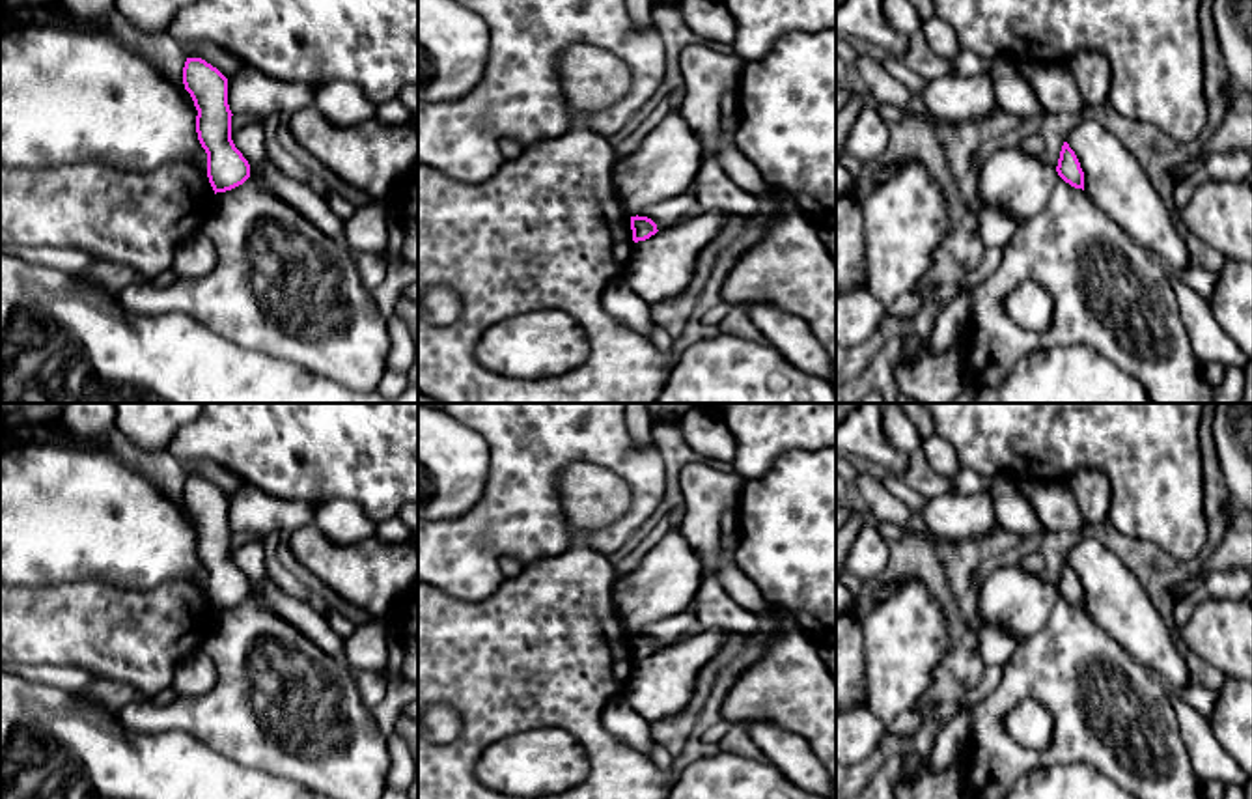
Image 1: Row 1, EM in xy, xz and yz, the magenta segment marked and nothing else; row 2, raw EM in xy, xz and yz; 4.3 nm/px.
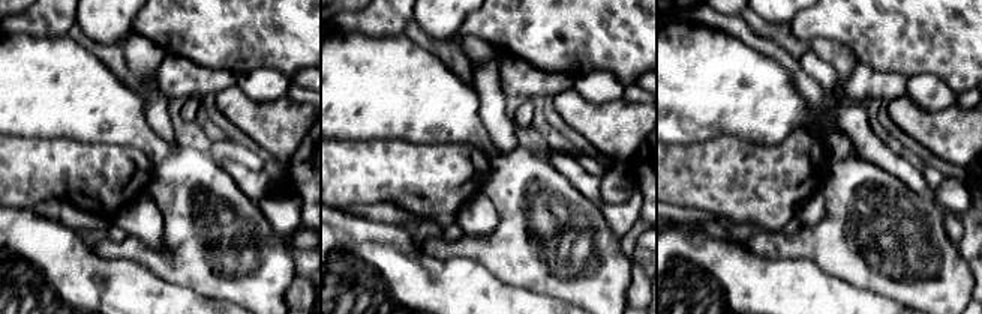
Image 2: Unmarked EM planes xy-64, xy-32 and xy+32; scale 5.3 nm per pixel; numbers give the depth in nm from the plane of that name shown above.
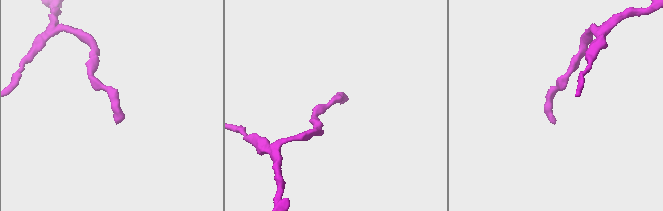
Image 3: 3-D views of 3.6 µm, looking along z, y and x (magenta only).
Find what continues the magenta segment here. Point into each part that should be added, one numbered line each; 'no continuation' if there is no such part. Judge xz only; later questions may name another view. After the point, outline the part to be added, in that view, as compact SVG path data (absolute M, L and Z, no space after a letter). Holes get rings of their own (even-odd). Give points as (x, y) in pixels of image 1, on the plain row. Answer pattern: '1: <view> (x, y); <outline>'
no continuation

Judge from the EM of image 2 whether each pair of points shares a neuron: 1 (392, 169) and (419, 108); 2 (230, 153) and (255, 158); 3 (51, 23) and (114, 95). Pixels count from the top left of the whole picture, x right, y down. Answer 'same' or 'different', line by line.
1: different
2: same
3: different

